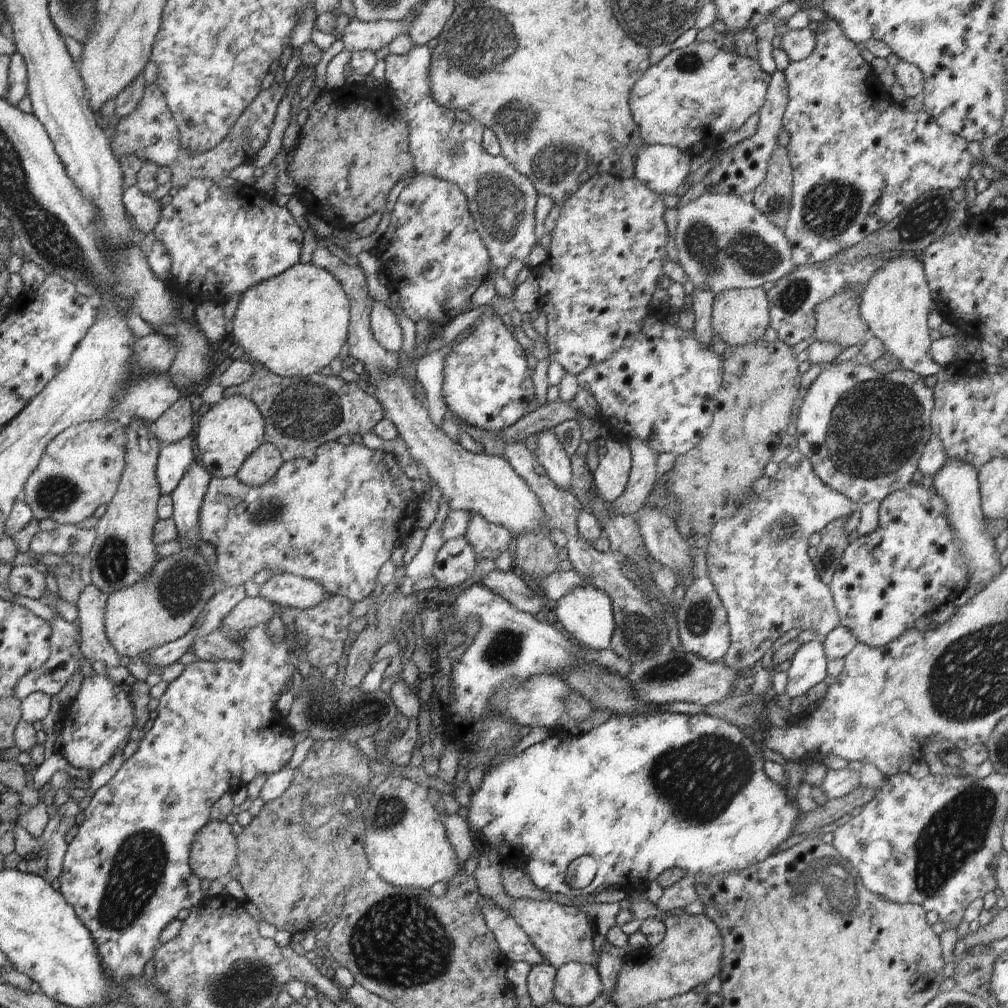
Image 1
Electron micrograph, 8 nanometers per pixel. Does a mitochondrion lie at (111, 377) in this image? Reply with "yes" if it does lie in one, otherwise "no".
yes

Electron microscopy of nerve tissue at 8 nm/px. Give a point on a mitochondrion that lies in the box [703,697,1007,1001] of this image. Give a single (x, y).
(958, 831)

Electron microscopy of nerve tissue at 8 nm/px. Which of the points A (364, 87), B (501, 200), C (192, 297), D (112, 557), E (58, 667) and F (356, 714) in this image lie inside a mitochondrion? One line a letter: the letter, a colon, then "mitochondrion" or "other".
A: other
B: mitochondrion
C: other
D: mitochondrion
E: other
F: mitochondrion

